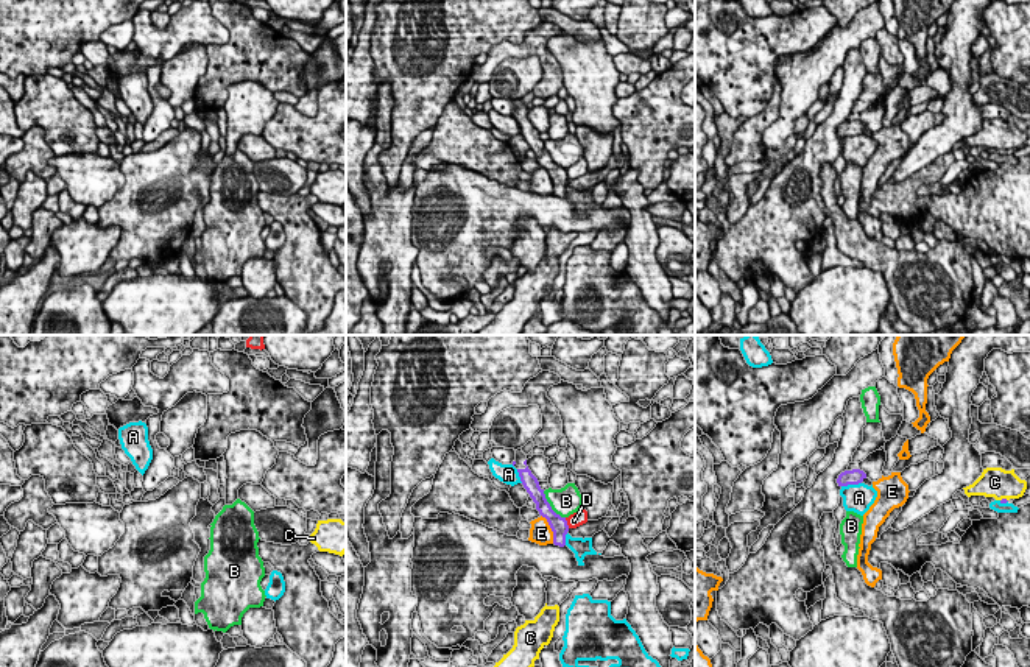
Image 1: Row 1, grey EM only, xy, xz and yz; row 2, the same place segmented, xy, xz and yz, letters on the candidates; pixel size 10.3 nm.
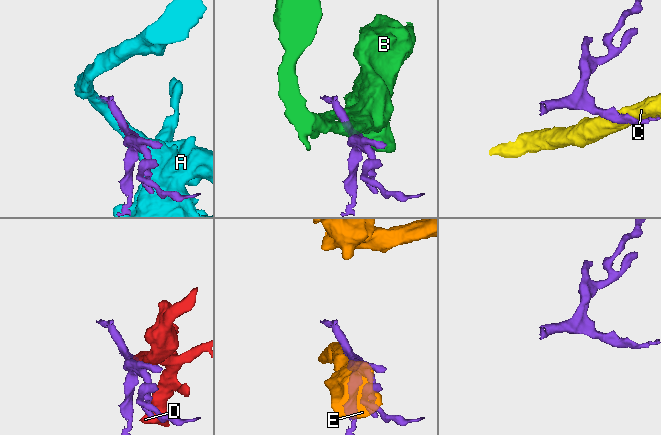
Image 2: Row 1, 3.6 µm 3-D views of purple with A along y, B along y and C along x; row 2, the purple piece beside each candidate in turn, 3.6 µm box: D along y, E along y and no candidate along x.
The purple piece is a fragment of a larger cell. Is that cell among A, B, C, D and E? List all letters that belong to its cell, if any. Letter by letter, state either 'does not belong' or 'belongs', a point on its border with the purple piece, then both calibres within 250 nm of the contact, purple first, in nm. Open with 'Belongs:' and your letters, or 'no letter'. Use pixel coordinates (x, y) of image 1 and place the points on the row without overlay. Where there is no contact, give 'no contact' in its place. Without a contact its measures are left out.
Belongs: no letter
A: does not belong | yz (851, 134) | 160/280 nm
B: does not belong | xz (550, 158) | 170/280 nm
C: does not belong | yz (1004, 150) | 60/320 nm
D: does not belong | xz (566, 173) | 170/140 nm
E: does not belong | xz (550, 178) | 170/240 nm

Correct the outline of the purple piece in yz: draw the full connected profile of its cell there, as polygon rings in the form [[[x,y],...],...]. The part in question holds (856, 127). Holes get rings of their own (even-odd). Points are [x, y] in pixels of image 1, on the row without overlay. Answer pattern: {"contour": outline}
{"contour": [[[860,120],[845,122],[838,126],[838,137],[859,136],[866,129],[866,125]]]}

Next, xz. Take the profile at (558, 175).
{"contour": [[[522,100],[516,101],[516,111],[513,112],[513,117],[517,120],[524,139],[536,154],[536,161],[542,168],[547,170],[553,182],[553,195],[564,198],[566,185],[569,182],[567,171],[552,161],[550,154],[545,150],[544,140],[539,137],[538,129],[527,117],[527,106],[522,103]]]}

